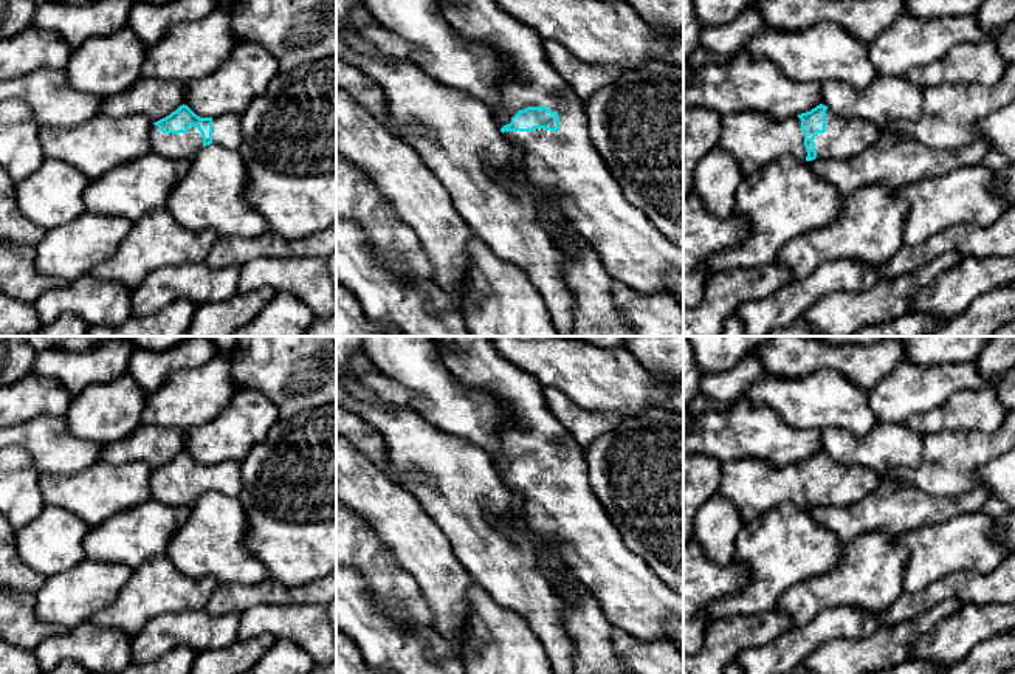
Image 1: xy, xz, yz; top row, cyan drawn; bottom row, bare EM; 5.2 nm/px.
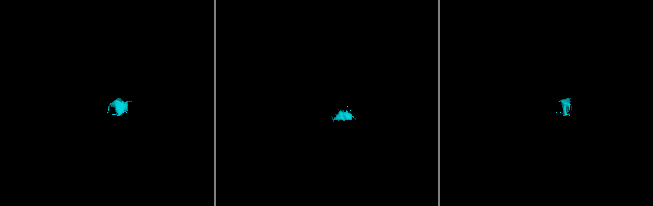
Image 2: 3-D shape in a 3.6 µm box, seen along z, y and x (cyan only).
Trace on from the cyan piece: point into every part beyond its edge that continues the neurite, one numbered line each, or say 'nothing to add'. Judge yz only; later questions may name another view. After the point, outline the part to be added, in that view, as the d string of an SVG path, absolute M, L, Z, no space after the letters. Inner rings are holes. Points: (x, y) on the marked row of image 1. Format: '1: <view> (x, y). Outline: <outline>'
1: yz (887, 101). Outline: M879 76L866 88L838 81L821 82L821 104L845 119L869 121L880 129L916 121L924 113L925 88L905 77Z

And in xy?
1: xy (154, 98). Outline: M141 76L122 93L104 98L101 113L113 118L144 115L157 122L175 112L186 101L186 82L169 82Z

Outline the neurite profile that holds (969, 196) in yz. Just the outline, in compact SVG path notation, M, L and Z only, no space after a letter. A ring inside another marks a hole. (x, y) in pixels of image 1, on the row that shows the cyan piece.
M965 166L925 178L896 192L910 209L903 245L919 245L951 226L990 226L1006 209L1001 174L984 166Z

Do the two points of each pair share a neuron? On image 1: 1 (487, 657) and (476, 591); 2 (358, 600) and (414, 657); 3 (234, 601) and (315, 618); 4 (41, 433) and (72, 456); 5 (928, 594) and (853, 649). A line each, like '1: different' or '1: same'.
1: same
2: same
3: different
4: same
5: different

